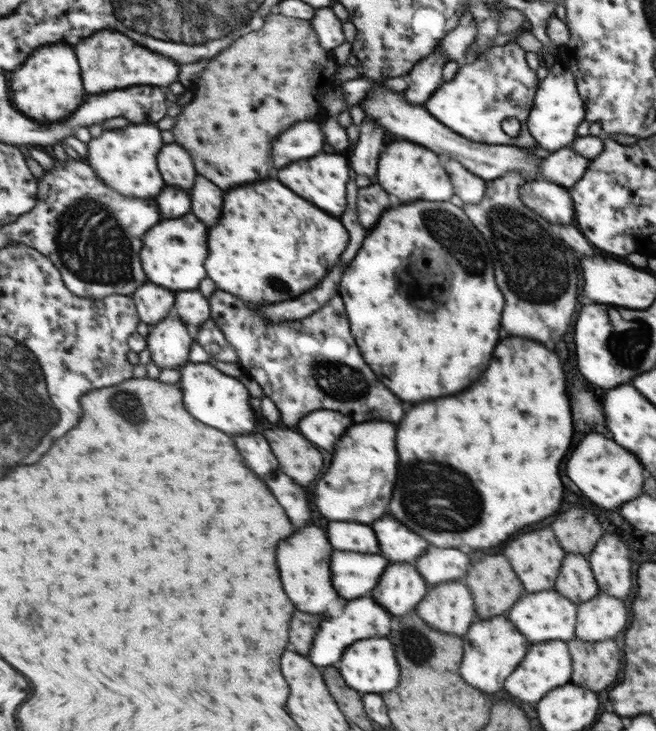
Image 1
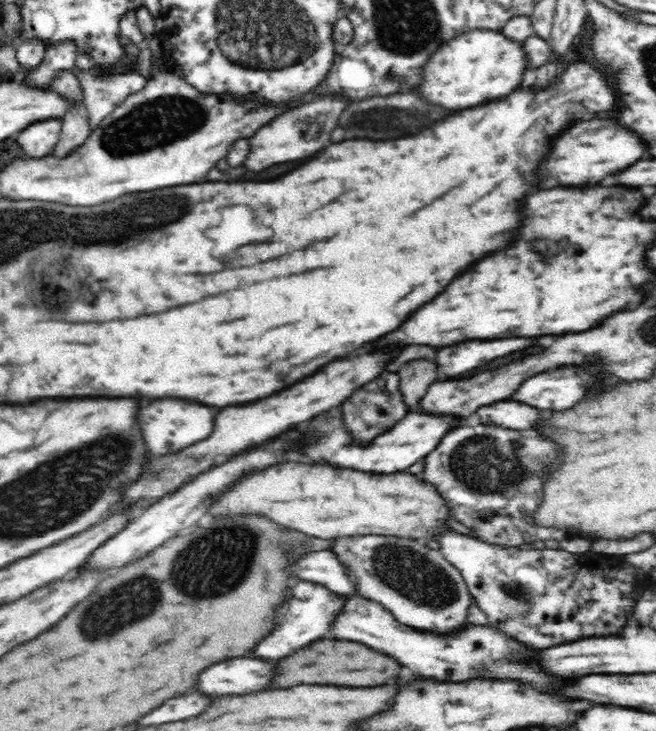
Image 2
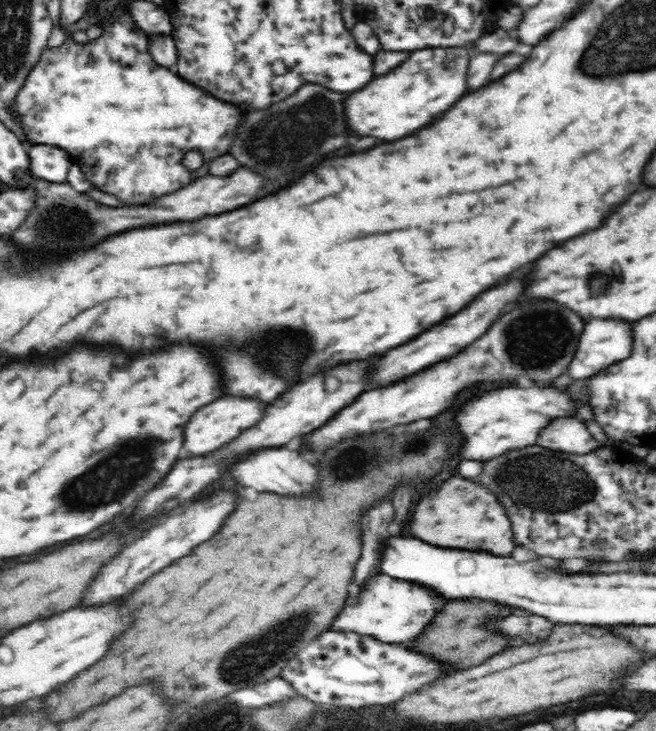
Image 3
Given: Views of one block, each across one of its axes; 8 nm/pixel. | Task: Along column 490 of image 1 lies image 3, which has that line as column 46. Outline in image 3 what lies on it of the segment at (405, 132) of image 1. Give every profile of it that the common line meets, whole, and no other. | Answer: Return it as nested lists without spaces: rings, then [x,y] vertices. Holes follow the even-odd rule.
[[[47,144],[33,145],[29,152],[31,170],[38,179],[61,184],[66,188],[68,173],[73,165],[71,156],[63,148]]]

